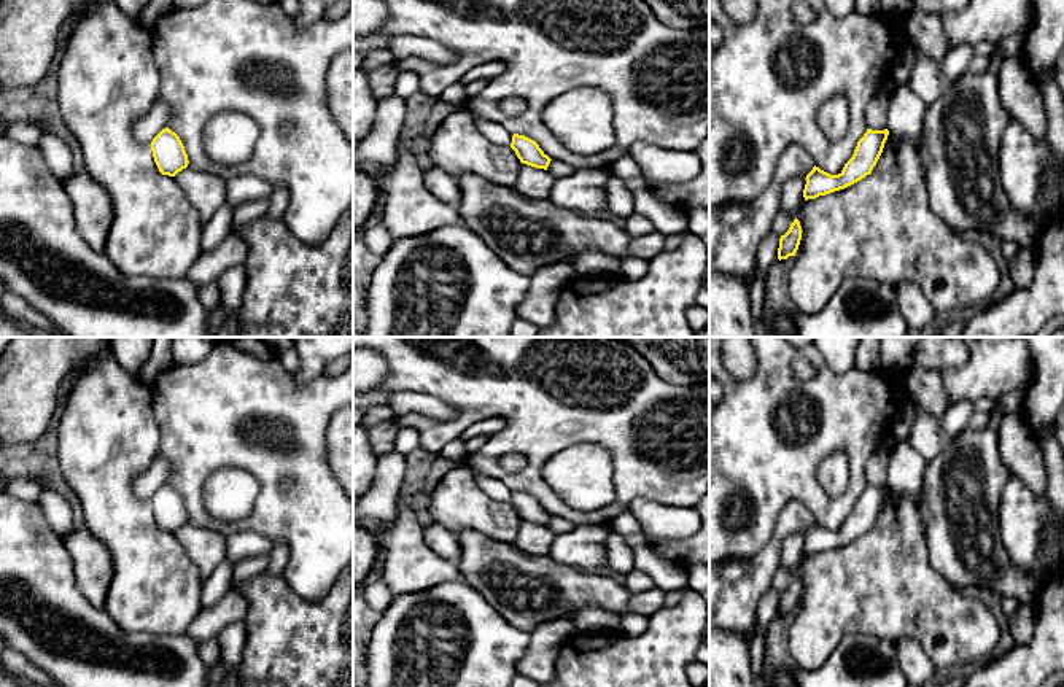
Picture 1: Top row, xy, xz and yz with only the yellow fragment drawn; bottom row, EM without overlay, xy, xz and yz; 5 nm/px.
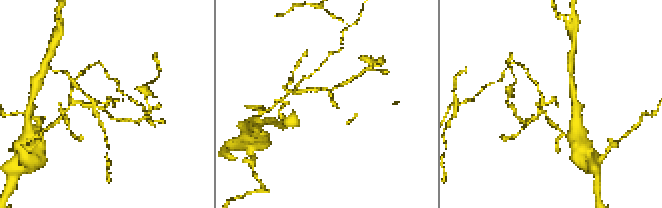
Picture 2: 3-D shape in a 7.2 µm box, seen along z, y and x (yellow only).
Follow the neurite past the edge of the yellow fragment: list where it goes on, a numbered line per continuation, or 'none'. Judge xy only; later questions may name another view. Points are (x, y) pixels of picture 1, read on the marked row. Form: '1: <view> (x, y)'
none

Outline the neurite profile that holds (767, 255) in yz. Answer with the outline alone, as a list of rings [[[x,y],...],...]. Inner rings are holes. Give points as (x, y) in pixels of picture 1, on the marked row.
[[[770,232],[759,245],[757,272],[767,272],[778,259],[781,235]]]

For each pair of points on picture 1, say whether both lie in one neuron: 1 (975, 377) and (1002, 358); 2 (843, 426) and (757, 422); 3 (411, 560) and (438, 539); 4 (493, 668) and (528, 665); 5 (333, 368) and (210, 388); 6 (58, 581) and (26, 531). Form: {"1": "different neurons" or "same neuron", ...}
{"1": "same neuron", "2": "same neuron", "3": "different neurons", "4": "different neurons", "5": "different neurons", "6": "same neuron"}

